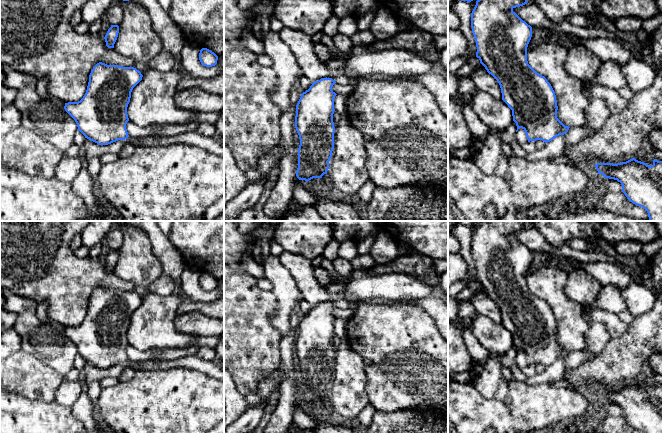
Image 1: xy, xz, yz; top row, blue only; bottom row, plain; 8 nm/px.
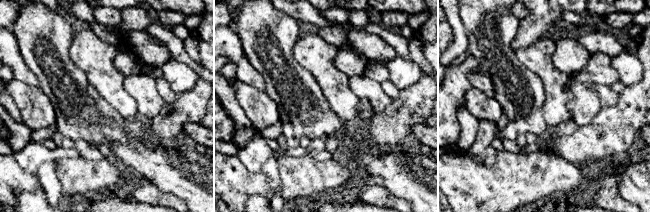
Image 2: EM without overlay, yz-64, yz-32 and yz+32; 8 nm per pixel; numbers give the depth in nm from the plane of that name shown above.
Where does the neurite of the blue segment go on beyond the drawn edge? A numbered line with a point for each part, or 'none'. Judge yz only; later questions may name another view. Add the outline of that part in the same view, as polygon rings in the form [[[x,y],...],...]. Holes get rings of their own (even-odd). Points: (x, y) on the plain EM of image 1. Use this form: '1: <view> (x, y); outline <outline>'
1: yz (520, 361); outline [[[522,352],[518,353],[516,360],[515,360],[515,364],[521,369],[524,369],[528,366],[524,353]]]

